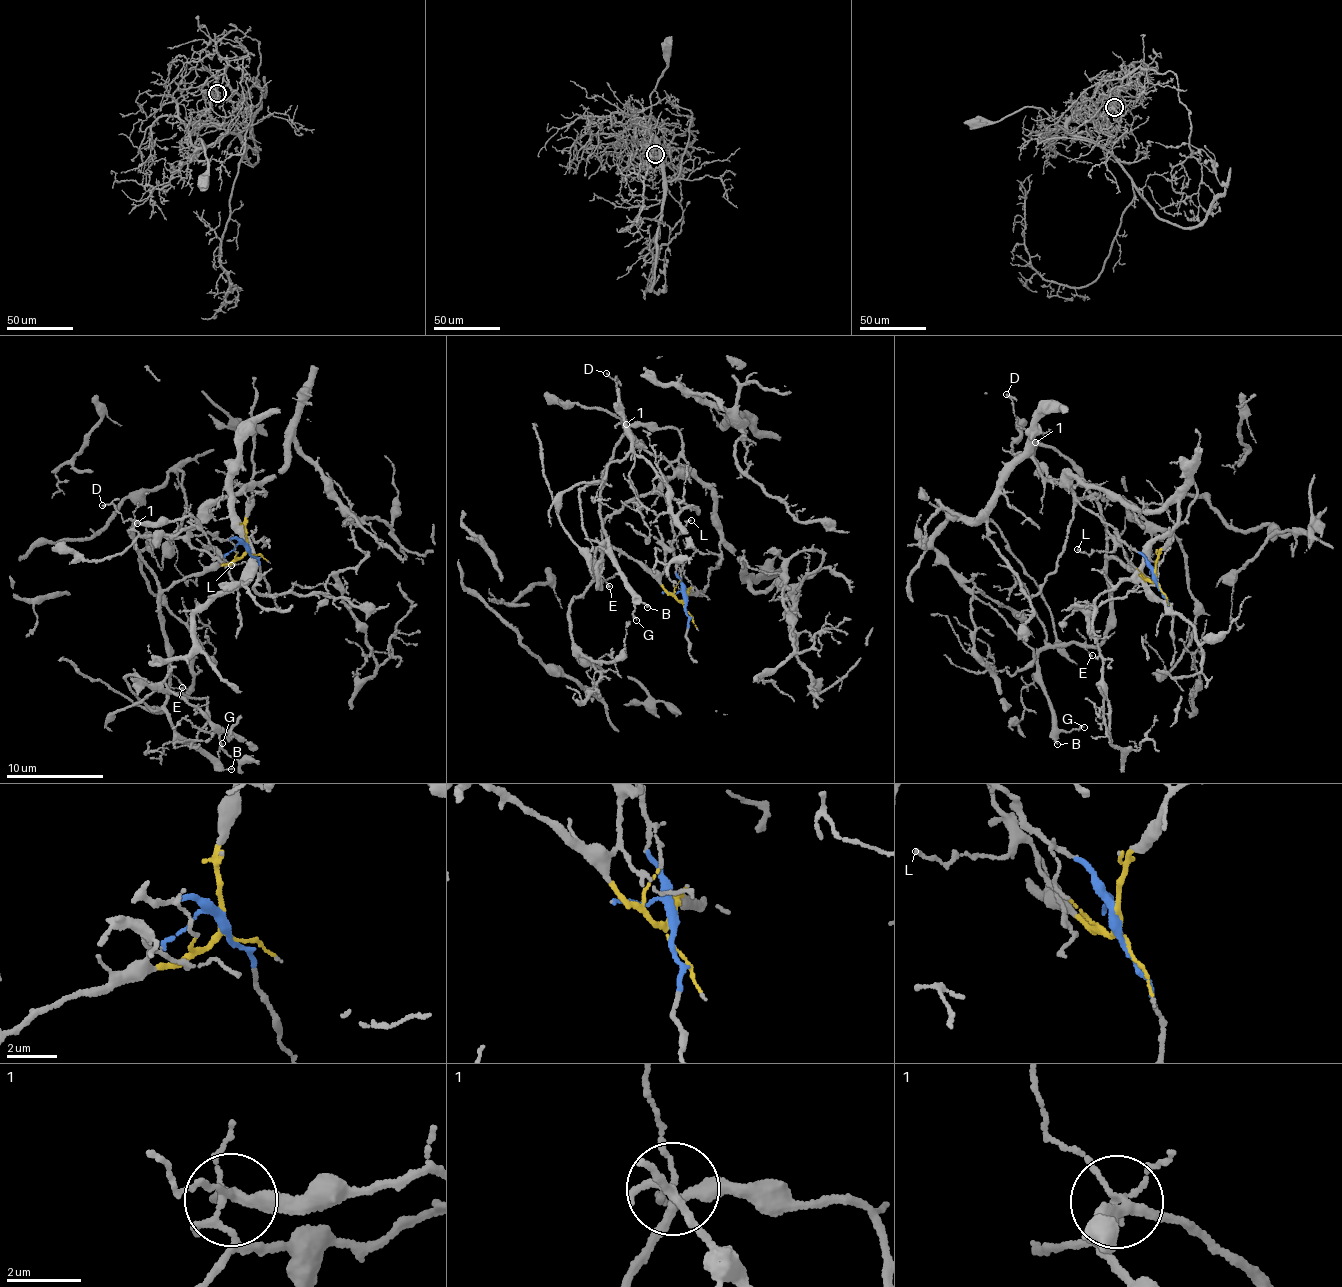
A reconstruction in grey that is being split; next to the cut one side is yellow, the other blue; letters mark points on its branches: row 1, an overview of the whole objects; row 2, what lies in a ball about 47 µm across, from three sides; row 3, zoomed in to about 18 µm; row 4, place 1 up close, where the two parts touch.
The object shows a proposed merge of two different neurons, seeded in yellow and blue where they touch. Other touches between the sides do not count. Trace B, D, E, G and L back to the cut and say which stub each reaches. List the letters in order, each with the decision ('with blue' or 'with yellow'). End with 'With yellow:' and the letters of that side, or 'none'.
B: with yellow
D: with yellow
E: with yellow
G: with yellow
L: with yellow
With yellow: B, D, E, G, L

